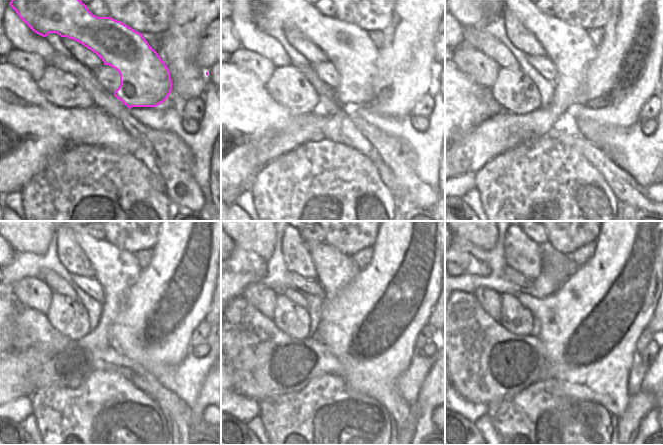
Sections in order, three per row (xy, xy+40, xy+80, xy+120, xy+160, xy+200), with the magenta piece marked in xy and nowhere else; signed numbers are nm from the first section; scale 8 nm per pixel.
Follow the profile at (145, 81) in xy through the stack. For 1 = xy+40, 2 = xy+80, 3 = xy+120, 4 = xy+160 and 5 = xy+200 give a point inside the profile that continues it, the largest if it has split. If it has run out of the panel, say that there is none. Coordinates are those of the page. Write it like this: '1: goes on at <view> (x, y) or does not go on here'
1: goes on at xy+40 (348, 47)
2: goes on at xy+80 (569, 47)
3: goes on at xy+120 (116, 270)
4: goes on at xy+160 (335, 270)
5: goes on at xy+200 (557, 265)

